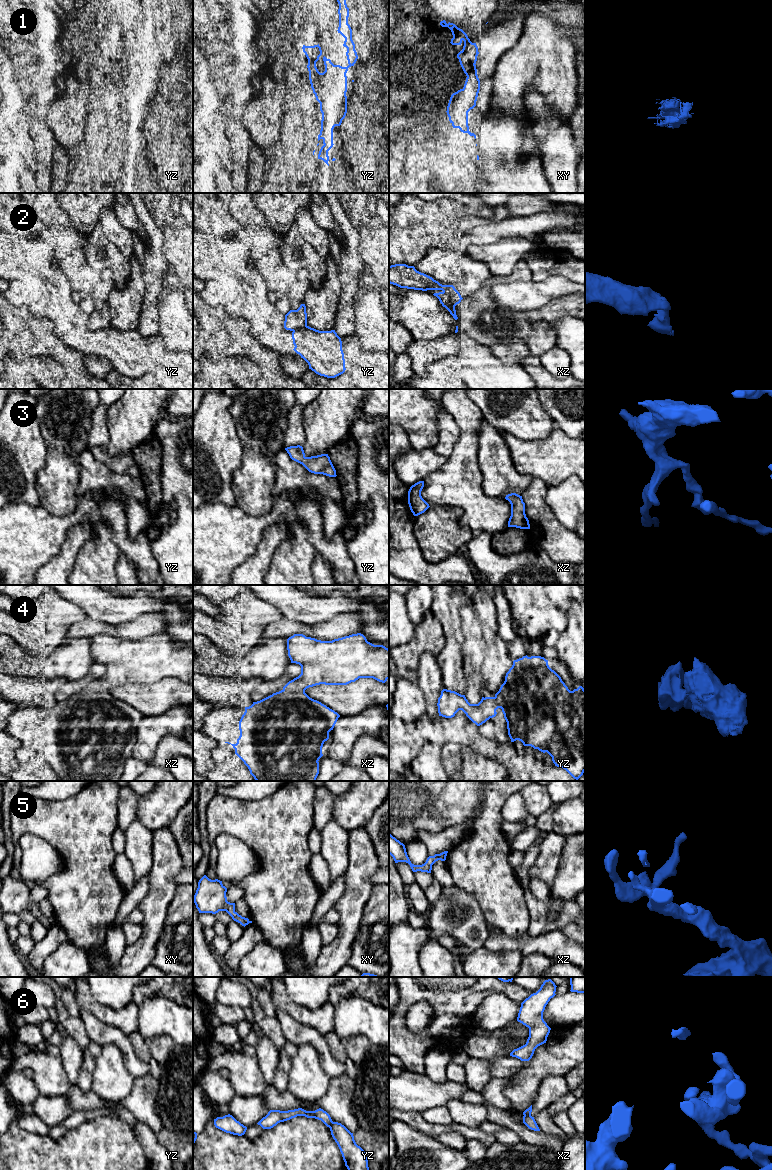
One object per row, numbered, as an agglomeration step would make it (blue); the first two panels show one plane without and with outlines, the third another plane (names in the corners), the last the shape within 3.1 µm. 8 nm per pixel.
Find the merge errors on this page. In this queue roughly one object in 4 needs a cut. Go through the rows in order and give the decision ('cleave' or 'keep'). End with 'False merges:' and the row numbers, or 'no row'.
1: keep
2: cleave
3: keep
4: keep
5: keep
6: cleave
False merges: 2, 6

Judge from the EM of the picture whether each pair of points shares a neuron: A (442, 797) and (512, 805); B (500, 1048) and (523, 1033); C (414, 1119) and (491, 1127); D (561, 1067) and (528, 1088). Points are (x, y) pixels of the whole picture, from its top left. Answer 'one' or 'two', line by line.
A: two
B: one
C: two
D: one

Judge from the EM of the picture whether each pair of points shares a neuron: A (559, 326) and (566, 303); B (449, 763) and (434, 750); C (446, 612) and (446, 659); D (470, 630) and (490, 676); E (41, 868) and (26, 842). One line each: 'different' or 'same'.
A: different
B: different
C: same
D: different
E: same

